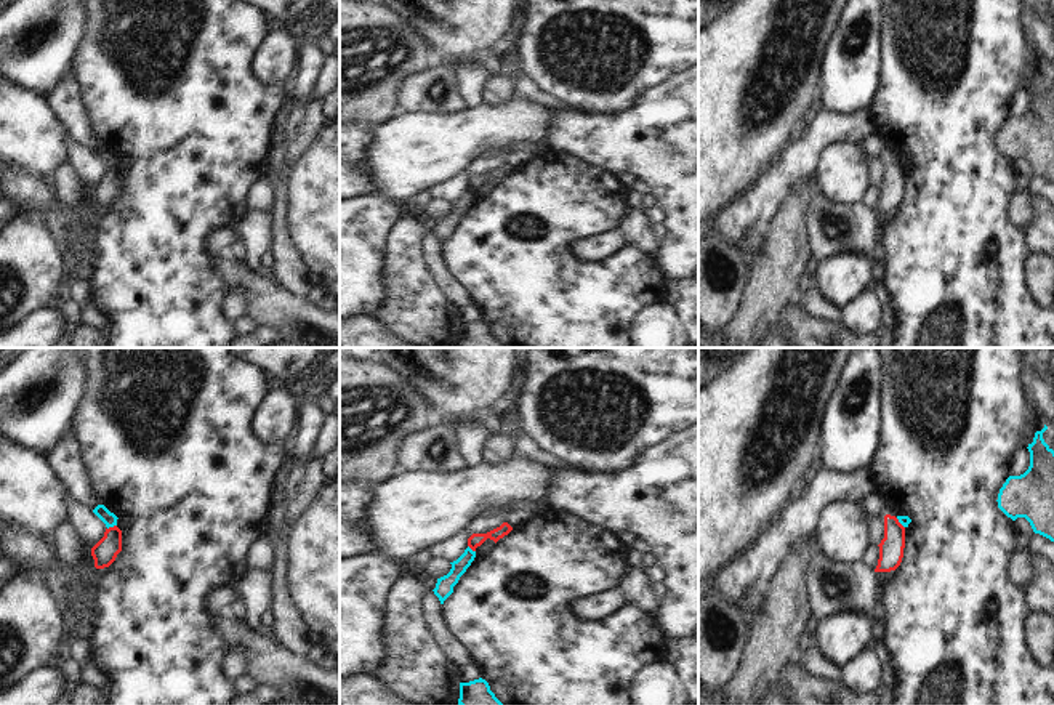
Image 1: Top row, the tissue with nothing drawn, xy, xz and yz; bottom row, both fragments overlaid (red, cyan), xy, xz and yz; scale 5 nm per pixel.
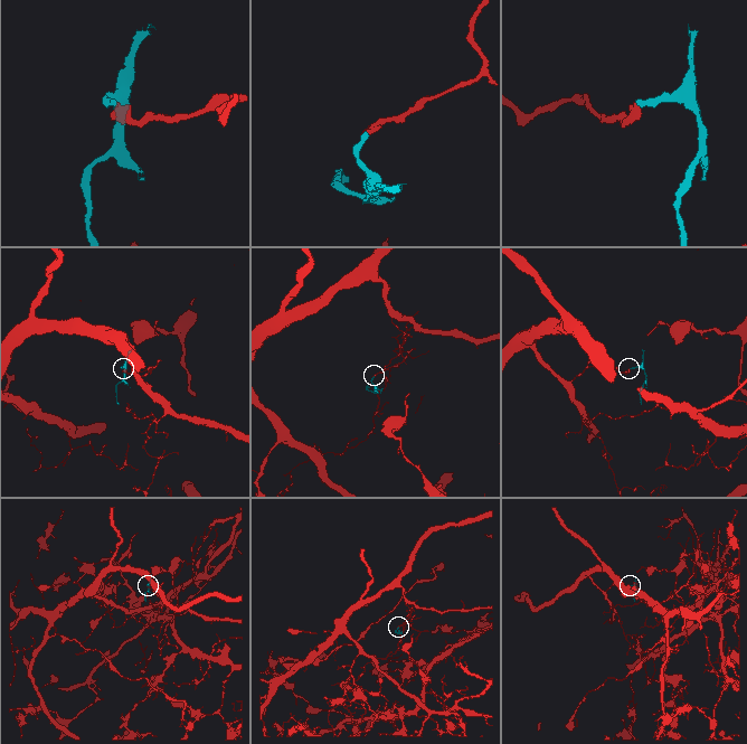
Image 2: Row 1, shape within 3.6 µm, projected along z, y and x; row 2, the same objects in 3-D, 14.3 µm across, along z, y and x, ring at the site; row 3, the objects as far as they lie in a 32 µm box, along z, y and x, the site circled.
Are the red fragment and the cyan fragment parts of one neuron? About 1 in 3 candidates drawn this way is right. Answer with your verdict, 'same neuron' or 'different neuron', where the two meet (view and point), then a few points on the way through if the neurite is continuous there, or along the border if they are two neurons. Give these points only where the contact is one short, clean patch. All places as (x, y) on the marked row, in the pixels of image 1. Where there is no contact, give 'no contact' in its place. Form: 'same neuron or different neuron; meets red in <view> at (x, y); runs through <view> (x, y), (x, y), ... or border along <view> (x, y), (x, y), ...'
different neuron; meets red in xy at (111, 527); border along xy (116, 524), (108, 529)

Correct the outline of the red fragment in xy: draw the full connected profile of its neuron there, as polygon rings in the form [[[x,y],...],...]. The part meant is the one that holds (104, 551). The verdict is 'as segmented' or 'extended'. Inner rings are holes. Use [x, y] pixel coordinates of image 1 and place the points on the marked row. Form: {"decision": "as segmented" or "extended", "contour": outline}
{"decision": "as segmented", "contour": [[[114,526],[106,529],[104,537],[91,548],[96,569],[109,567],[122,551],[122,530]]]}

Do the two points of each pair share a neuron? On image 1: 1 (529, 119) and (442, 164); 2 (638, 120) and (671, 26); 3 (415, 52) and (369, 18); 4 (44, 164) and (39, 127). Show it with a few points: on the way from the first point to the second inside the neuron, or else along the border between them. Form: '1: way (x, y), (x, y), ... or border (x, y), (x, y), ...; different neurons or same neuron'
1: way (508, 124), (474, 132), (463, 143); same neuron
2: border (681, 71), (651, 85), (622, 111); different neurons
3: way (404, 52), (378, 29); same neuron
4: way (40, 154), (39, 136); same neuron

